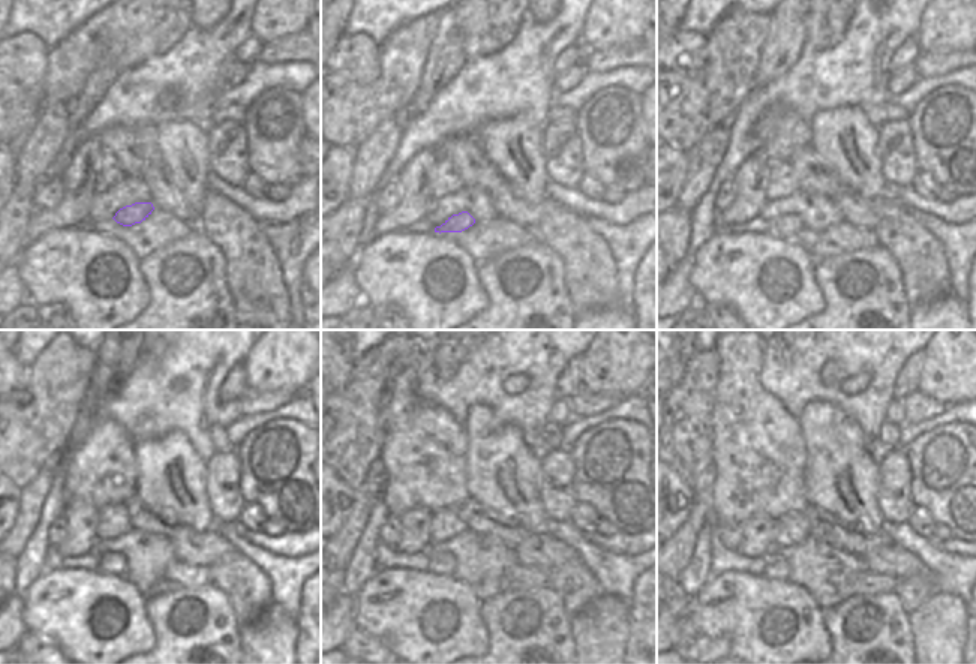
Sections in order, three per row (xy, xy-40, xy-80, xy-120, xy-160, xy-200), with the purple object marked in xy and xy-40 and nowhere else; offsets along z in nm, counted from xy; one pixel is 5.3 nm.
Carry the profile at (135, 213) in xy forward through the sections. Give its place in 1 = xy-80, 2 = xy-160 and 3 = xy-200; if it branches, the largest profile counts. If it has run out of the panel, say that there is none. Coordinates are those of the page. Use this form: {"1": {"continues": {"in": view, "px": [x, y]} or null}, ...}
{"1": {"continues": {"in": "xy-80", "px": [787, 227]}}, "2": {"continues": {"in": "xy-160", "px": [443, 564]}}, "3": {"continues": {"in": "xy-200", "px": [775, 567]}}}

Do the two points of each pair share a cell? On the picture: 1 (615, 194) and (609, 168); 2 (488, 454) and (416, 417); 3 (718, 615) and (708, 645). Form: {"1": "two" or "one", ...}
{"1": "two", "2": "two", "3": "two"}

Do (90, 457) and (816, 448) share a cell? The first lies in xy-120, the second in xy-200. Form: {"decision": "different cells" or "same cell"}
{"decision": "different cells"}

